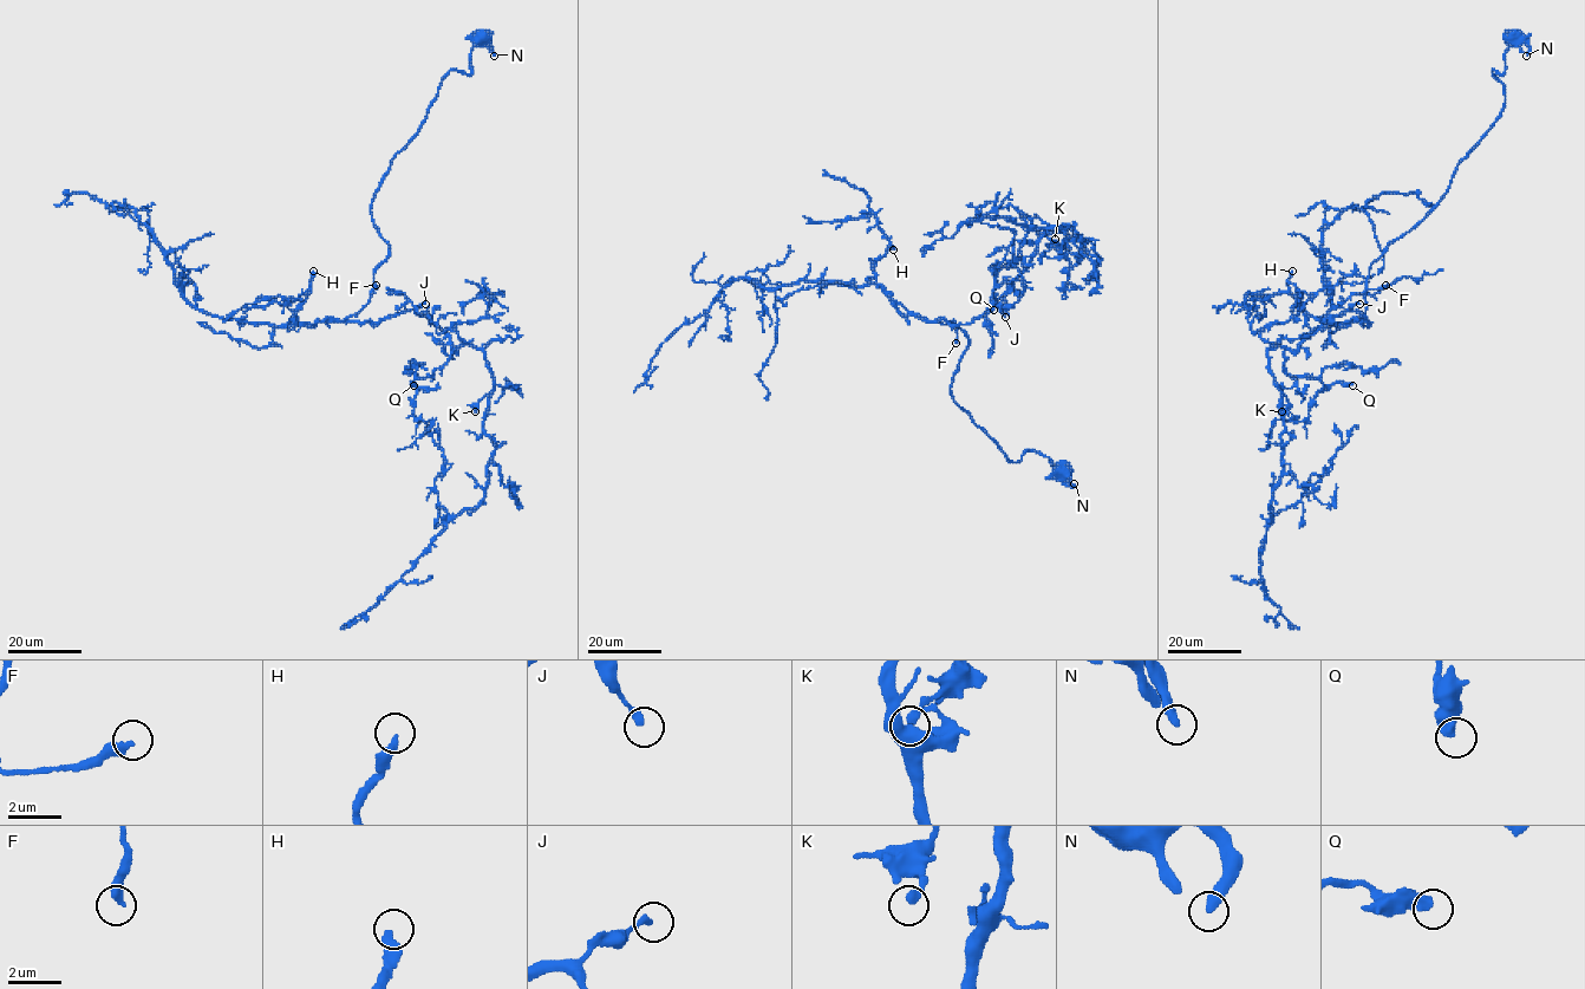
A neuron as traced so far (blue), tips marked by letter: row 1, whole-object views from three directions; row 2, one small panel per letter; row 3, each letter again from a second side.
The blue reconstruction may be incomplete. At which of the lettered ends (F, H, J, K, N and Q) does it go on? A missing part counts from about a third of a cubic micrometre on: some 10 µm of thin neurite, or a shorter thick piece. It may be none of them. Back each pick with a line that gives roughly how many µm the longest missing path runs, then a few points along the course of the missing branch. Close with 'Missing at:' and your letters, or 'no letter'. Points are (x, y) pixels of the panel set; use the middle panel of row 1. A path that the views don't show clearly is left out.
H: missing 70 µm
Missing at: H

